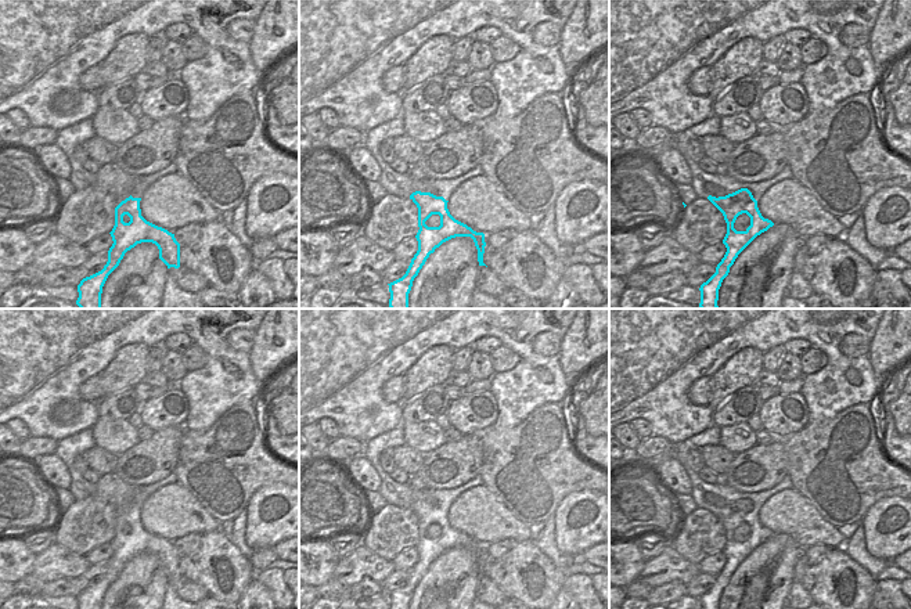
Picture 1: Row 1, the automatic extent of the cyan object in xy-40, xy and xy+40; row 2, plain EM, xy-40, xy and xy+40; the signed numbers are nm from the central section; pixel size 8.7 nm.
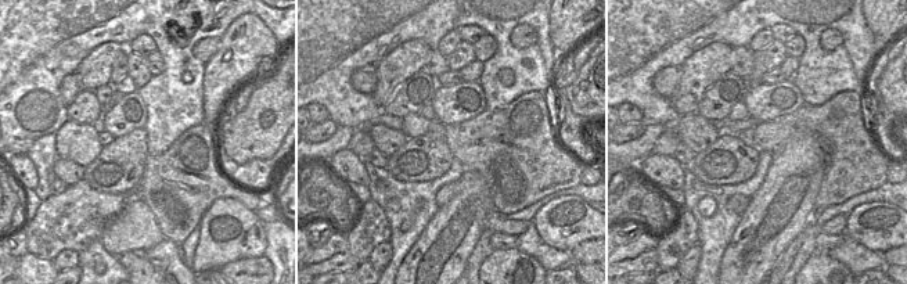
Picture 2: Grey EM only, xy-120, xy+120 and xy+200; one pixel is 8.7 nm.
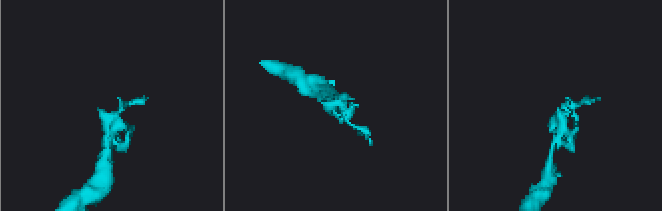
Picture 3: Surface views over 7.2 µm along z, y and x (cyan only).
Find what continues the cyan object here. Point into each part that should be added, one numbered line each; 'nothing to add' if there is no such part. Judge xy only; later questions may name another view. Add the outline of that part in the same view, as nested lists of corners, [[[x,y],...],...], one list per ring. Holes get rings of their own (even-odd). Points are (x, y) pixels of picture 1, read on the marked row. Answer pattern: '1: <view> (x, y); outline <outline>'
1: xy (449, 277); outline [[[471,237],[443,242],[414,278],[408,309],[469,309],[478,273],[478,249]]]

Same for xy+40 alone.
1: xy+40 (759, 277); outline [[[774,224],[735,259],[719,289],[719,309],[781,309],[802,239],[788,224]]]

